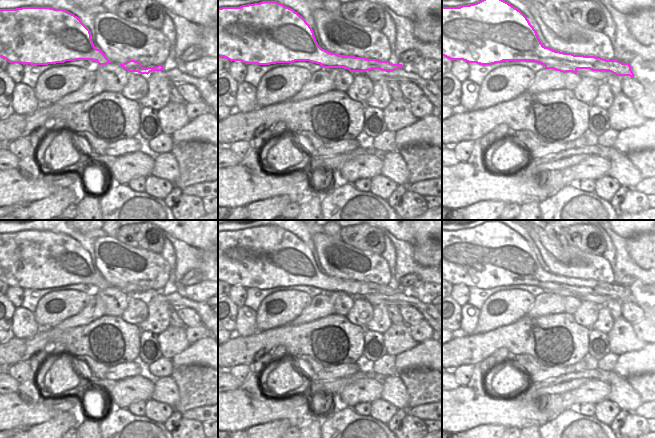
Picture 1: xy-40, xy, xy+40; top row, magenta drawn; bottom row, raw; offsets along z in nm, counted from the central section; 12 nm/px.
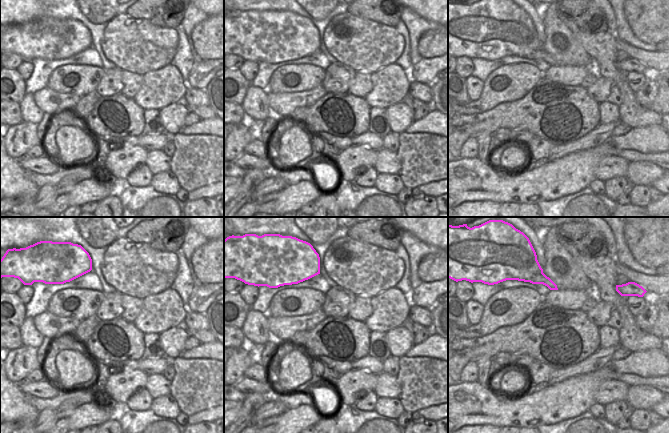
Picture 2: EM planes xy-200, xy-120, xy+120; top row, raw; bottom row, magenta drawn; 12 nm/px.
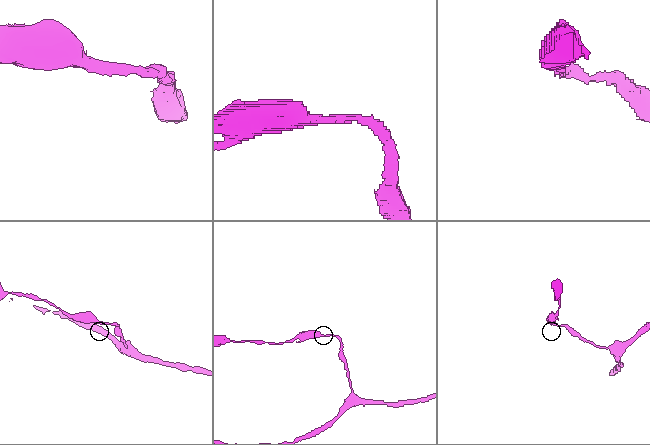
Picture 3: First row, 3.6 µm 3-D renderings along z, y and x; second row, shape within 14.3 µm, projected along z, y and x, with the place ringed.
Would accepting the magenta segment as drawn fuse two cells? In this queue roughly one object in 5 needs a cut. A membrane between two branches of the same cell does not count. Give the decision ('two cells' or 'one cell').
one cell

